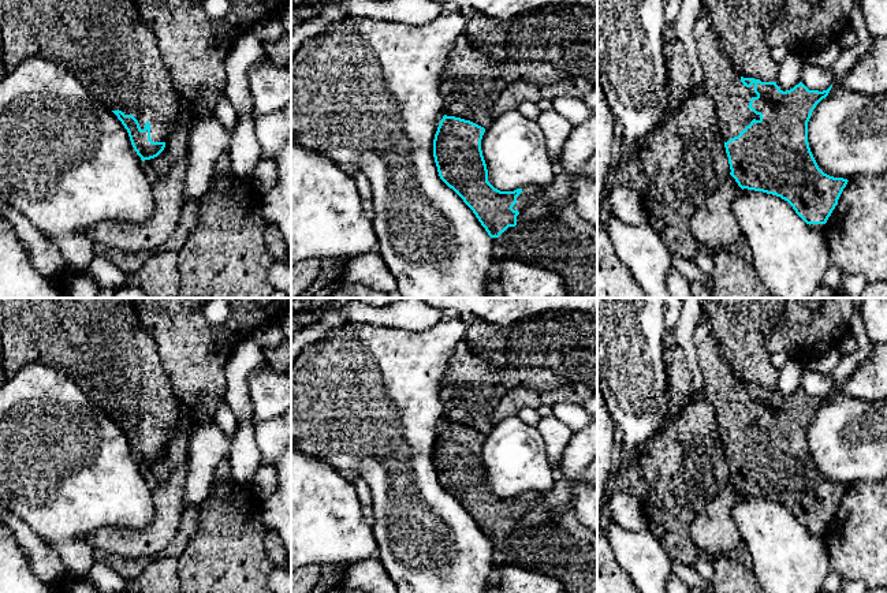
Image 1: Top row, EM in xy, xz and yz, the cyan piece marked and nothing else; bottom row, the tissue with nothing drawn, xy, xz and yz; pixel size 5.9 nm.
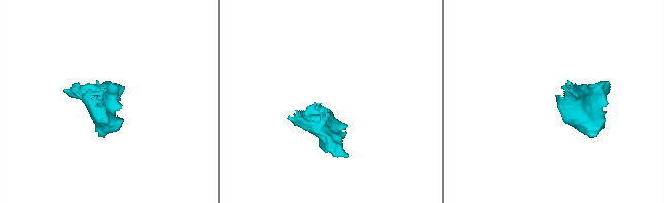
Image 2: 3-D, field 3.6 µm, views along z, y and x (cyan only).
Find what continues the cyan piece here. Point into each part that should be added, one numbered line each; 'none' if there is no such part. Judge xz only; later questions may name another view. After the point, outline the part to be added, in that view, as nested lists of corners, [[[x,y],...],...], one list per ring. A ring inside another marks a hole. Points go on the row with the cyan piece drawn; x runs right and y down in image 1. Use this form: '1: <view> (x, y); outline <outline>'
1: xz (563, 242); outline [[[573,204],[558,206],[547,217],[508,227],[492,238],[492,254],[496,261],[515,260],[555,272],[564,281],[566,298],[597,298],[597,227],[585,221]]]

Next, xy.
1: xy (104, 44); outline [[[0,0],[3,8],[3,66],[14,71],[22,61],[40,57],[70,71],[111,111],[133,115],[141,130],[150,123],[150,139],[165,142],[180,113],[182,97],[175,90],[153,31],[142,22],[135,0]]]

